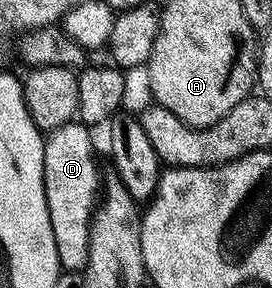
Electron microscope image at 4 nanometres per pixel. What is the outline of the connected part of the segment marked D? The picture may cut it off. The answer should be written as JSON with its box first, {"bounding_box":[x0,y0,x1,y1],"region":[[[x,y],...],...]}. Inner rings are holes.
{"bounding_box":[43,122,103,272],"region":[[[70,122],[45,136],[43,182],[47,214],[51,218],[51,234],[55,234],[57,263],[67,272],[81,272],[85,267],[93,212],[97,209],[103,187],[103,172],[97,169],[93,136],[89,132],[92,131],[86,125]]]}

